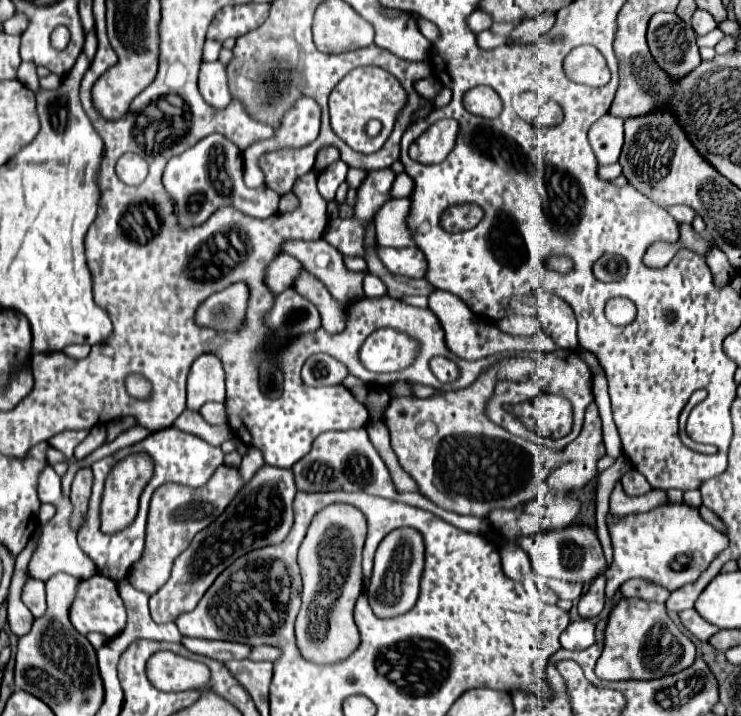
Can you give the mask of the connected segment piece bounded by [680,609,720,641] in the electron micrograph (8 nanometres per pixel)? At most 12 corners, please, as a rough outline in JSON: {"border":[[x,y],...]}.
{"border":[[696,609],[680,613],[680,621],[700,641],[710,641],[716,625],[698,615]]}

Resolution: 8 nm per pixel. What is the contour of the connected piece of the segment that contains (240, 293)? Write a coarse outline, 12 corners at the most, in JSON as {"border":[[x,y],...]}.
{"border":[[234,283],[208,297],[198,321],[218,331],[242,323],[248,289]]}

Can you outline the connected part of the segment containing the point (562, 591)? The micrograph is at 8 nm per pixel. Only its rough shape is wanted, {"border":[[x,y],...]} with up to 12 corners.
{"border":[[550,581],[552,591],[560,599],[576,601],[582,585]]}

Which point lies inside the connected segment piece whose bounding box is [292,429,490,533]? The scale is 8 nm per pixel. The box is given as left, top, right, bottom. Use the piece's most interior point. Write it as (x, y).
(339, 460)

